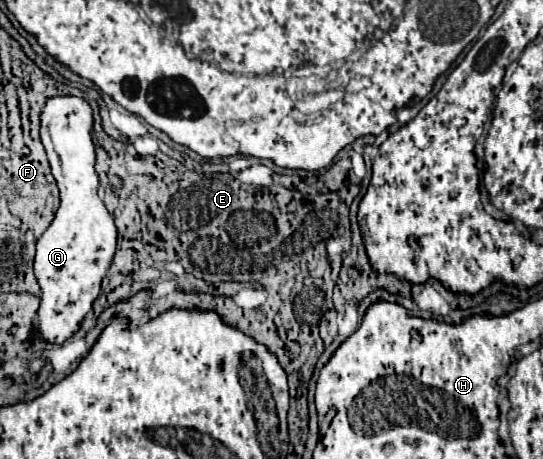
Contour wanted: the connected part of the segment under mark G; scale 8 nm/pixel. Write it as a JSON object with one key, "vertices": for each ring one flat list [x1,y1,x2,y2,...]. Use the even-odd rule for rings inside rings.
{"vertices":[[77,96,49,98,41,112,41,142,61,192,61,206,51,226,37,240,35,276,43,292,37,328,47,342,61,344,77,332,93,300,99,296,101,280,115,254,117,228,97,196,99,176,95,172,93,108,89,102]]}

